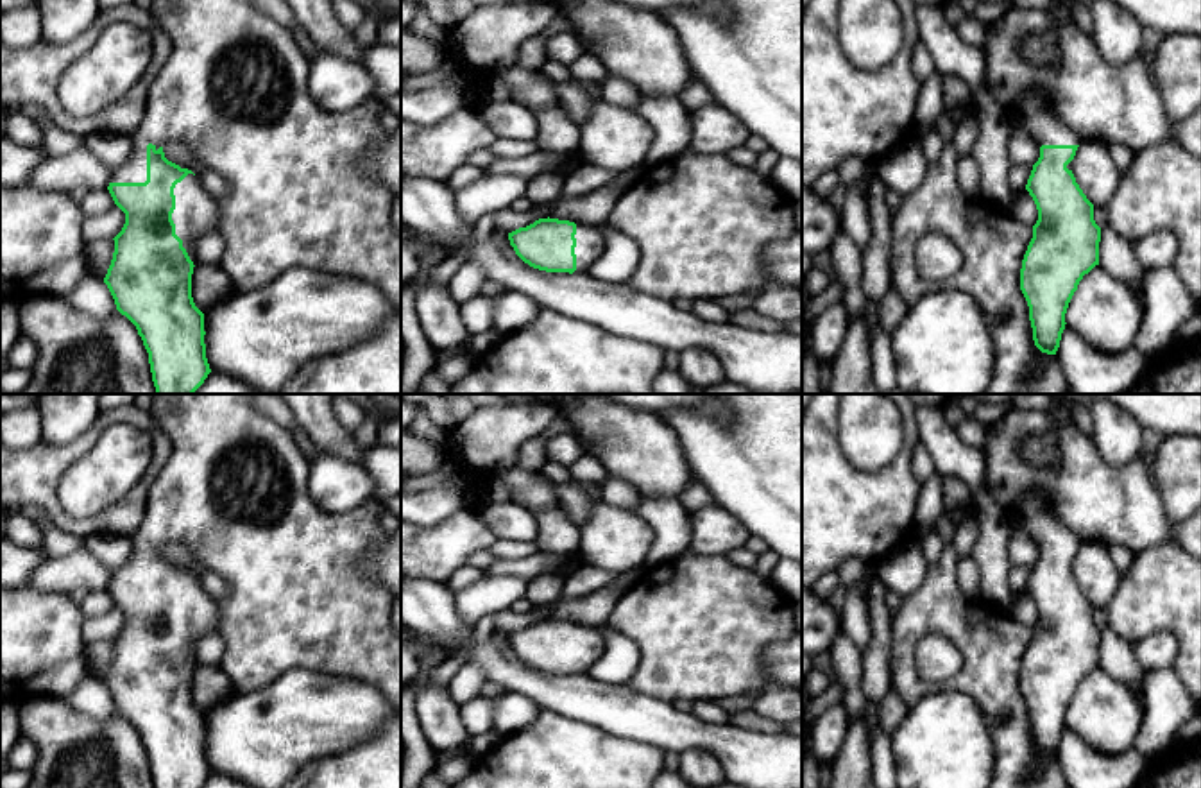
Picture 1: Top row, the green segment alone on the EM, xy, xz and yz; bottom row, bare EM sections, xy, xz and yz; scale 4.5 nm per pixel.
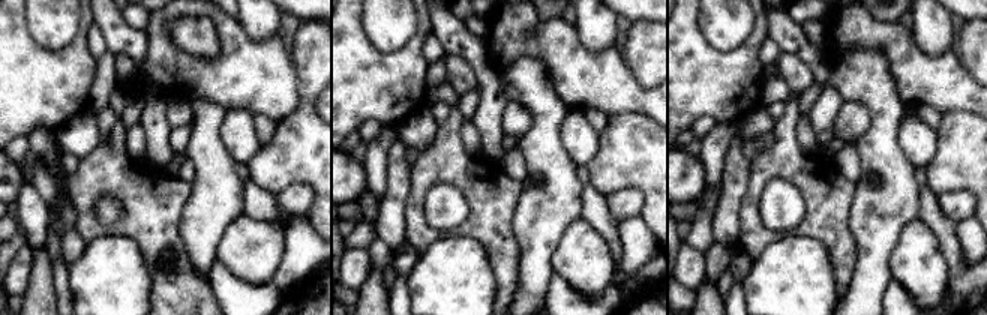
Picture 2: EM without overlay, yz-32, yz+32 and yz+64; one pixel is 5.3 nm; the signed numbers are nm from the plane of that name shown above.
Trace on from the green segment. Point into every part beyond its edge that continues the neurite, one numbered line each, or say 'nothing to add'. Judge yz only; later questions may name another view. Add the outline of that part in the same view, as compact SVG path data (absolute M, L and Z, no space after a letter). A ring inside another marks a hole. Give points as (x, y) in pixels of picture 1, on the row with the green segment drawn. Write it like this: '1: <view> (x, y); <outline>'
1: yz (1033, 111); M1033 90L1024 93L1009 116L1011 125L1027 129L1042 145L1079 145L1081 138L1052 111L1047 97Z

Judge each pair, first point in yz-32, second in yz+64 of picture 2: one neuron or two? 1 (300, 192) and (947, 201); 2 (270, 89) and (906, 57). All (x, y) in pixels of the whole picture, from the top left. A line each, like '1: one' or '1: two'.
1: one
2: one

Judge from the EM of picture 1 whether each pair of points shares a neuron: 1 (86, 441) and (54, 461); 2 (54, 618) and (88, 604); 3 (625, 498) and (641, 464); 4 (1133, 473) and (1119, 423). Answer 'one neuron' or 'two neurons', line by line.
1: one neuron
2: two neurons
3: two neurons
4: two neurons

